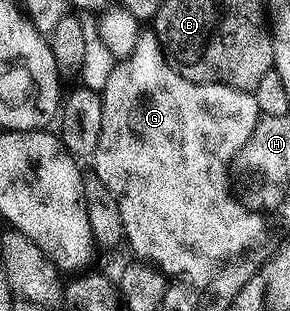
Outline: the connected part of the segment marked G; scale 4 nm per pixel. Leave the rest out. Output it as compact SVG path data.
M144 30L141 31L139 44L135 47L134 54L128 57L125 60L121 60L118 63L115 63L112 74L110 74L110 78L108 82L106 82L106 86L102 93L102 134L98 134L98 146L96 147L96 153L92 155L90 158L90 165L92 164L91 171L94 173L97 178L102 182L102 186L106 186L106 190L110 190L110 194L114 194L114 202L118 202L118 210L122 213L122 226L124 227L124 238L127 244L127 247L130 249L132 247L132 252L137 261L143 262L145 264L151 265L152 268L156 270L156 272L163 274L165 277L171 278L171 276L176 276L172 278L179 278L181 281L187 282L192 286L204 286L208 279L211 278L212 275L215 274L216 271L219 270L220 267L223 266L227 260L232 260L235 256L240 256L243 252L248 252L251 248L256 248L260 243L264 240L264 235L268 232L268 224L264 221L265 213L260 210L253 211L251 207L239 195L236 196L232 193L232 180L234 184L234 176L232 176L228 171L233 171L234 161L243 153L244 147L246 146L248 139L252 134L254 134L254 126L259 122L261 118L261 110L258 106L258 102L256 101L255 95L251 92L243 92L242 90L238 90L237 88L231 88L230 86L226 86L225 84L195 84L194 82L190 82L186 78L182 78L182 74L178 74L178 70L174 70L172 65L169 64L168 59L164 57L164 51L162 50L162 46L158 42L158 38L156 37L155 31L152 30Z

